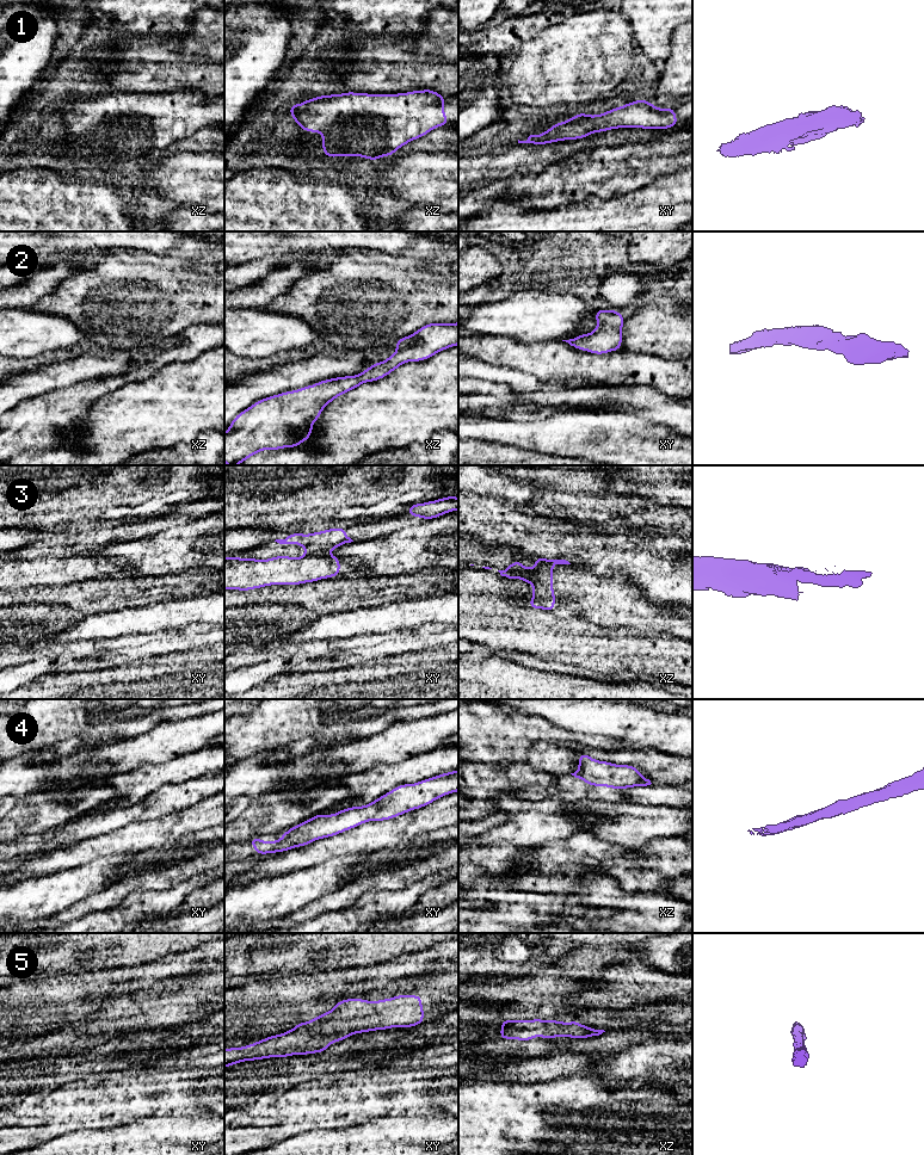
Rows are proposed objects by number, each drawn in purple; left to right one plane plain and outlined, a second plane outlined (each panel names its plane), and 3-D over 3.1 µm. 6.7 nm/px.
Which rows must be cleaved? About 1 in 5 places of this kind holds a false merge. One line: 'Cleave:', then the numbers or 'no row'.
Cleave: 3

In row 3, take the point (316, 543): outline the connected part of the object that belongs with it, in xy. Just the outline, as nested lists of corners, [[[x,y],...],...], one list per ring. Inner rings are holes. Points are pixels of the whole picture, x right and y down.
[[[335,527],[309,535],[290,533],[284,539],[276,539],[275,542],[302,545],[306,550],[306,556],[315,556],[353,541],[345,533],[345,527]]]

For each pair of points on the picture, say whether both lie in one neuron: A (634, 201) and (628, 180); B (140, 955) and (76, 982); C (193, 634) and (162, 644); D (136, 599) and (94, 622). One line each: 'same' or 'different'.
A: different
B: different
C: same
D: different

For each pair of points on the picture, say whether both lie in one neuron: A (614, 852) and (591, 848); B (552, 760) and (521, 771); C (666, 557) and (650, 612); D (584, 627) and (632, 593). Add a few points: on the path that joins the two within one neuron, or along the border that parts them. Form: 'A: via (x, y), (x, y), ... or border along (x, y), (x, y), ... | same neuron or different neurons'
A: via (608, 851), (597, 848) | same neuron
B: border along (504, 765), (527, 764), (537, 771), (553, 774) | different neurons
C: border along (633, 582), (655, 603), (675, 603), (679, 605) | different neurons
D: border along (584, 617), (602, 627), (617, 628) | different neurons

